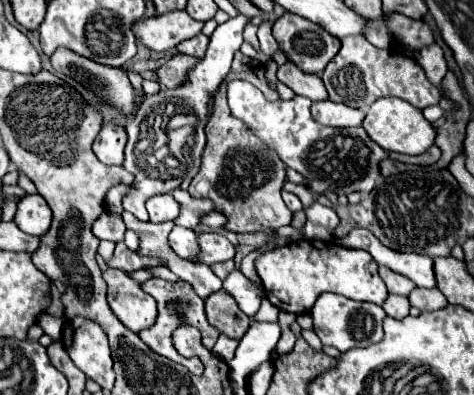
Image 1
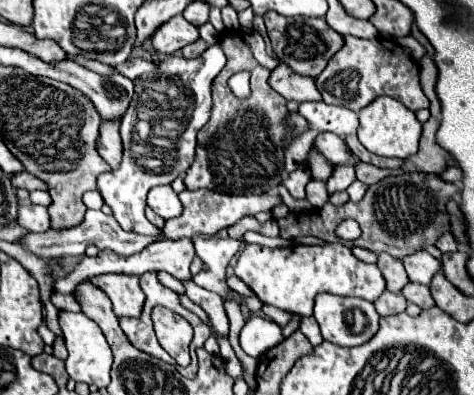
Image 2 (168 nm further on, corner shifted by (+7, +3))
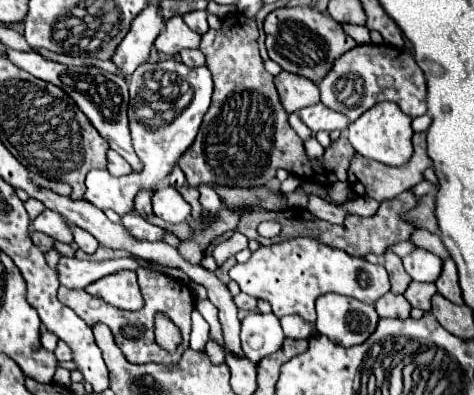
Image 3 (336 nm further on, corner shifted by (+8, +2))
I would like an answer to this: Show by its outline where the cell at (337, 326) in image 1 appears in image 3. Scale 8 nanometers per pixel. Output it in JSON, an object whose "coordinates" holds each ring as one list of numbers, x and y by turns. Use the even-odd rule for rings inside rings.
{"coordinates":[[326,293,316,299,316,329,330,341,342,347,364,343,378,323,378,313,372,305,338,293]]}

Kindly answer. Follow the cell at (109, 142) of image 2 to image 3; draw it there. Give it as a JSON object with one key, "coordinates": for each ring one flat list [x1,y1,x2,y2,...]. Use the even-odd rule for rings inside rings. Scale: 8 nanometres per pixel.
{"coordinates":[[108,151,108,171,112,175,120,177,120,175,130,175,132,167,116,151]]}

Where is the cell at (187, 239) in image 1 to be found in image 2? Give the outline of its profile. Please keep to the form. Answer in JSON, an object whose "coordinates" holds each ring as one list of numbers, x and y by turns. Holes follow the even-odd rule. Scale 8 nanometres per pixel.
{"coordinates":[[221,44,209,46,199,58,187,60,169,56,159,62,157,72,143,74,135,80,133,102,129,104,123,122,121,122,121,138,123,138,123,160,115,172,101,174,97,178,97,190,103,200,113,208,113,216,119,226,127,232,151,236,163,240,165,236,157,226,153,226,145,218,145,196,153,186,171,184,181,172,185,172,195,158,195,138,199,128,209,120,211,110,211,84,215,76,225,66,225,54],[137,118,149,122,149,138,141,140,143,152,139,156,139,132]]}

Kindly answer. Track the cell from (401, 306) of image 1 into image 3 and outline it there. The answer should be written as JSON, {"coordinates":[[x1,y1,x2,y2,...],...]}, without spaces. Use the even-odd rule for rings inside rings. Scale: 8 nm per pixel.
{"coordinates":[[386,293,384,297,380,297,374,307,380,317,392,317,392,319,408,319,412,309,404,295,394,295,394,293]]}

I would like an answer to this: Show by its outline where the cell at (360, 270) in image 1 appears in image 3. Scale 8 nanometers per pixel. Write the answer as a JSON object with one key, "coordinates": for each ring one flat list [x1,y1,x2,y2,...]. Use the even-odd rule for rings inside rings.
{"coordinates":[[294,237,282,243,260,247,246,263,238,263,230,269,230,279,234,279,246,295,270,301,276,317,296,313,310,323,314,323,316,315,314,301,324,293,334,291,374,305,382,295,390,291,388,273,382,263,372,265,366,259,350,257,344,251,308,237]]}

